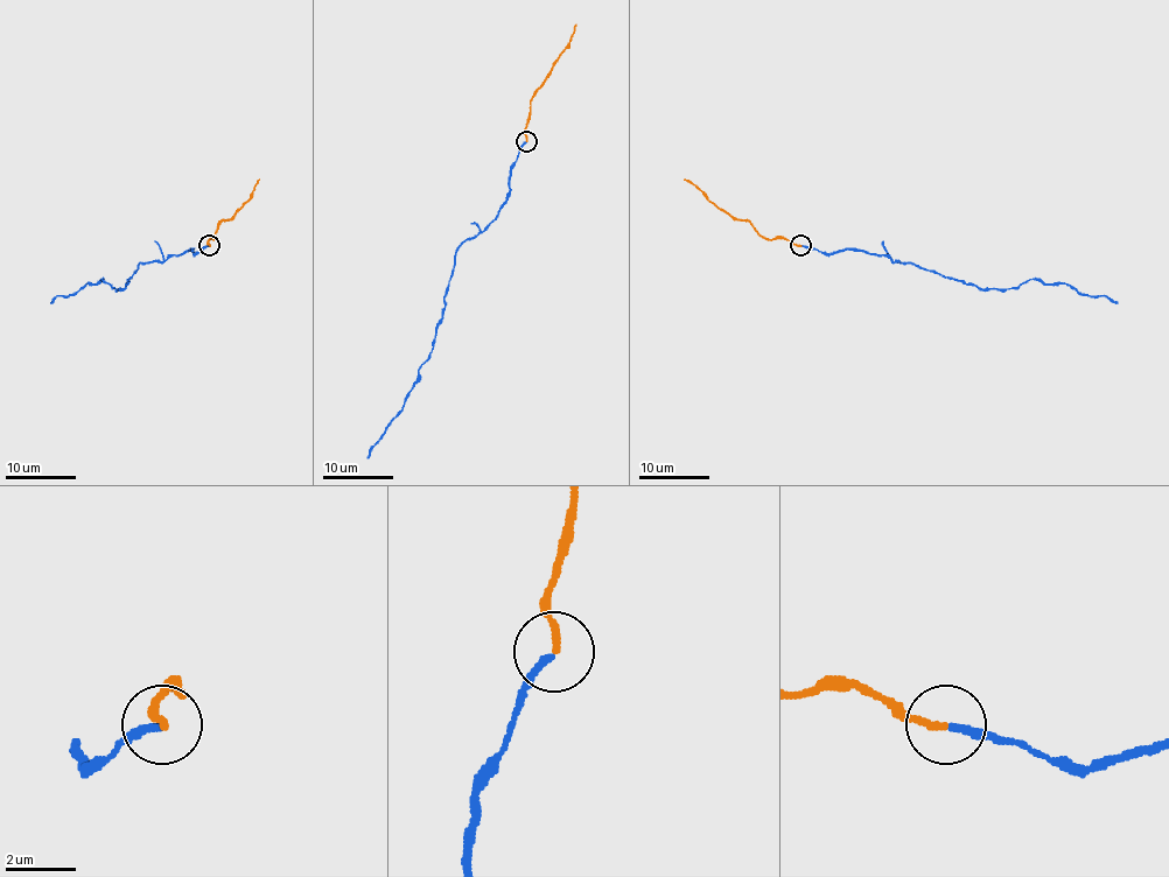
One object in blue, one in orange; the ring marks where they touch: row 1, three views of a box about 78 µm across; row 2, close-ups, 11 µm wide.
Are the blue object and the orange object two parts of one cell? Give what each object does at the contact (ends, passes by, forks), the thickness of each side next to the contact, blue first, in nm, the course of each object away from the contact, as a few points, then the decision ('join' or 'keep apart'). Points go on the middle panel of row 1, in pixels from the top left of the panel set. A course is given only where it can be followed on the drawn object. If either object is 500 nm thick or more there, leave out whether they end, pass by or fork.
blue ends; orange ends; calibres 200 and 200 nm; course blue (526, 142), (510, 169), (509, 197), (498, 215), (457, 248), (431, 357), (366, 458); course orange (526, 141), (530, 102), (566, 48), (576, 23); keep apart

